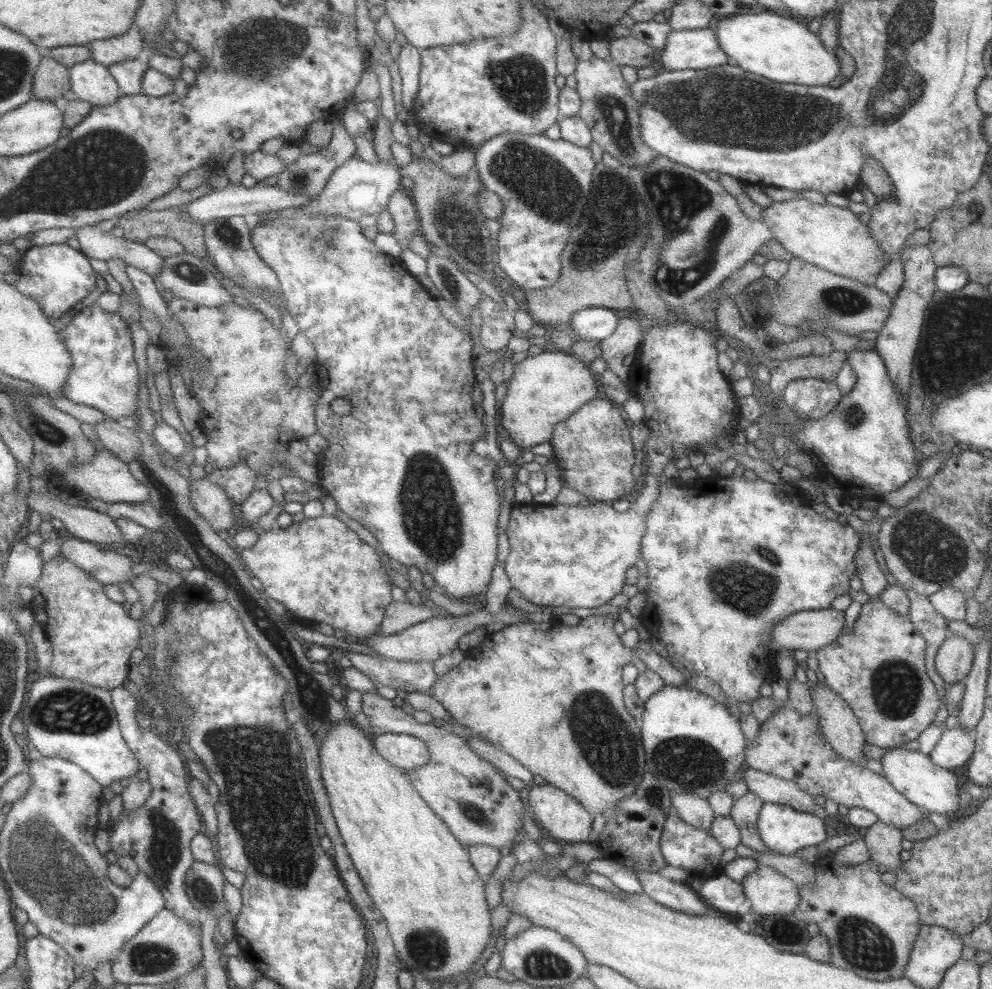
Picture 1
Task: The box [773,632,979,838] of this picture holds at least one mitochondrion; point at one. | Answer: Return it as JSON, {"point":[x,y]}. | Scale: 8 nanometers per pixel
{"point":[897,685]}

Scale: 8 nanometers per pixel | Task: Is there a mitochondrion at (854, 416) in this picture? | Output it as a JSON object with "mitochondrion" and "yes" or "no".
{"mitochondrion":"yes"}

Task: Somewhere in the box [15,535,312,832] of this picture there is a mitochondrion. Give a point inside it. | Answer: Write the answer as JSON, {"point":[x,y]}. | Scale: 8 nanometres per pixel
{"point":[66,709]}

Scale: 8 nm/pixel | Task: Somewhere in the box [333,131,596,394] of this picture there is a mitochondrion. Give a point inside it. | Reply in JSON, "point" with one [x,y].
{"point":[524,170]}

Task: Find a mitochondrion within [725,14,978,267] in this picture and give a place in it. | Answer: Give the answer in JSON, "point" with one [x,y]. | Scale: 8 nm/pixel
{"point":[956,34]}

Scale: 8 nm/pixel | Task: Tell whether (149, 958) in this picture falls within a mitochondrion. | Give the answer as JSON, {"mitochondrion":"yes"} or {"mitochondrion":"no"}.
{"mitochondrion":"yes"}

